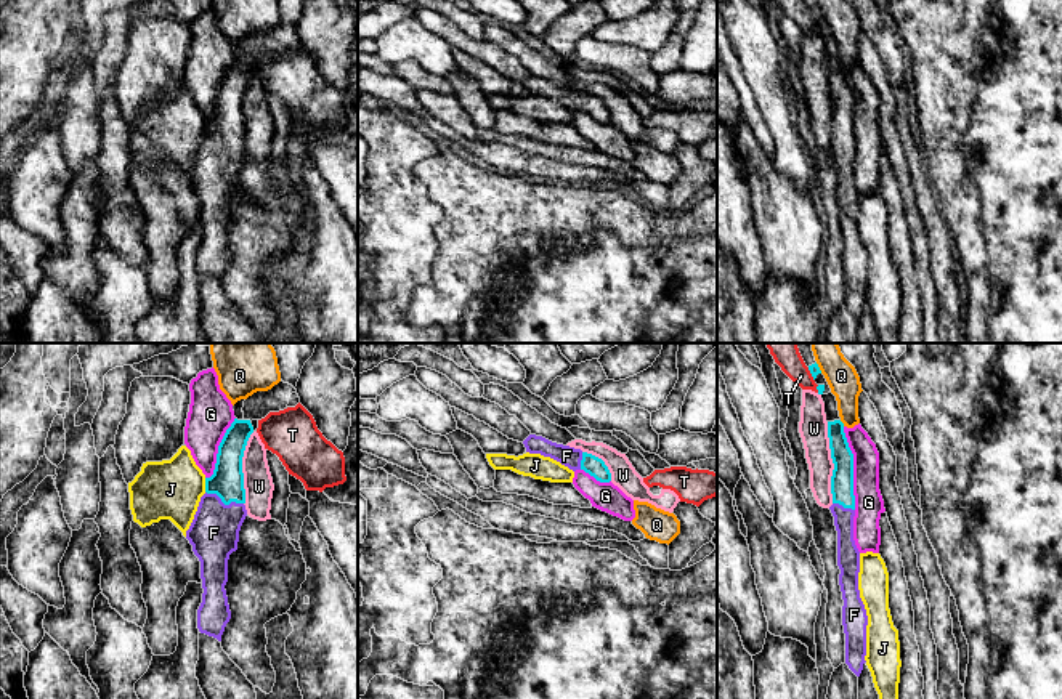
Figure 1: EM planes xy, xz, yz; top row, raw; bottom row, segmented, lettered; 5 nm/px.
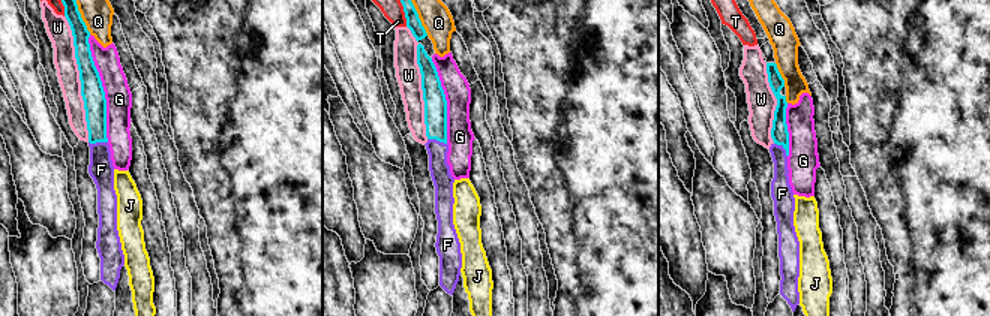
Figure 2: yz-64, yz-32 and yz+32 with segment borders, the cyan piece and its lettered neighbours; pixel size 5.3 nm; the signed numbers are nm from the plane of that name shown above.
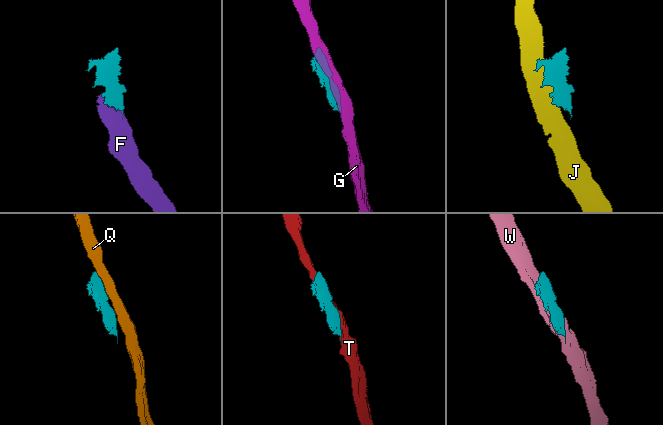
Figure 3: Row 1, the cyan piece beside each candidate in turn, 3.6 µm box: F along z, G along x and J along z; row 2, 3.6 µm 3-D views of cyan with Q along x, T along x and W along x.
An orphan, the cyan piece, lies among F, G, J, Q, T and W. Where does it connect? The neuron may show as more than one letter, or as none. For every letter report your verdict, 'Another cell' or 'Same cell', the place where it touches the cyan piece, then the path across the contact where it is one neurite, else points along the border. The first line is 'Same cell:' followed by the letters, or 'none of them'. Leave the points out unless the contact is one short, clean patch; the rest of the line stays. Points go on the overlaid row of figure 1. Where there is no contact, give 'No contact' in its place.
Same cell: F
F: Same cell. Touches cyan at xy (225, 504)
G: Another cell. Touches cyan at yz (852, 468)
J: Another cell. Touches cyan at xy (206, 484)
Q: Another cell. Touches cyan at yz (843, 424)
T: Another cell. Touches cyan at yz (810, 372). Boundary: yz (807, 367), (814, 380)
W: Another cell. Touches cyan at yz (833, 462)

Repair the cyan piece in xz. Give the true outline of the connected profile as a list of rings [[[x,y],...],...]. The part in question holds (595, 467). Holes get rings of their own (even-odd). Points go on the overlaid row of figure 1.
[[[529,434],[523,441],[526,452],[550,457],[570,470],[584,470],[600,483],[610,483],[611,473],[605,462],[592,454],[570,446],[552,442],[542,436]]]

